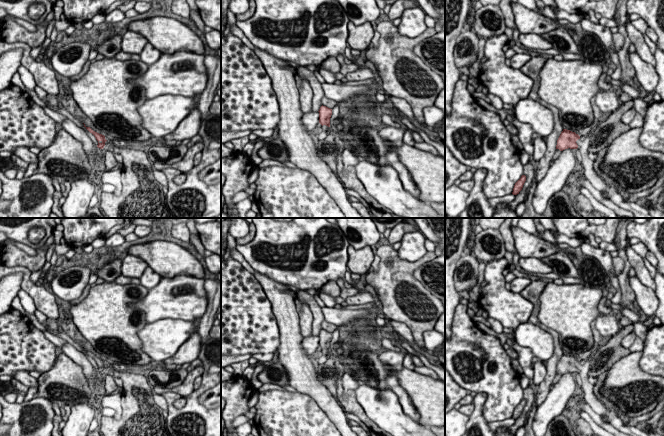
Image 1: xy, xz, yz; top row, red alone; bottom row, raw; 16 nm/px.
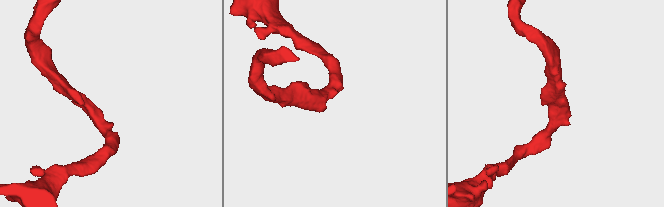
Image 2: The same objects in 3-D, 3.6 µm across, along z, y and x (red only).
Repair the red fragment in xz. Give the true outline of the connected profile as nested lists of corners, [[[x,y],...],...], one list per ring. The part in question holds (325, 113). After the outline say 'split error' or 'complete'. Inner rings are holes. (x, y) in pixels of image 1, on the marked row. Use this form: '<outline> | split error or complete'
[[[321,106],[319,109],[319,123],[322,125],[322,132],[319,134],[318,139],[319,140],[324,140],[330,130],[330,118],[332,115],[332,109],[326,107],[326,106]]] | split error

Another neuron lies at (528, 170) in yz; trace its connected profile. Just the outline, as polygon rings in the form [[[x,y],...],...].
[[[530,162],[523,166],[523,175],[526,176],[526,181],[523,185],[523,188],[515,196],[514,200],[509,203],[509,207],[513,211],[516,211],[517,206],[524,201],[525,194],[534,181],[535,169]]]

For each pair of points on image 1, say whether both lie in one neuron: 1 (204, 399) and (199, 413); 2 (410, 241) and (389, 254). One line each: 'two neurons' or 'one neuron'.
1: two neurons
2: two neurons

